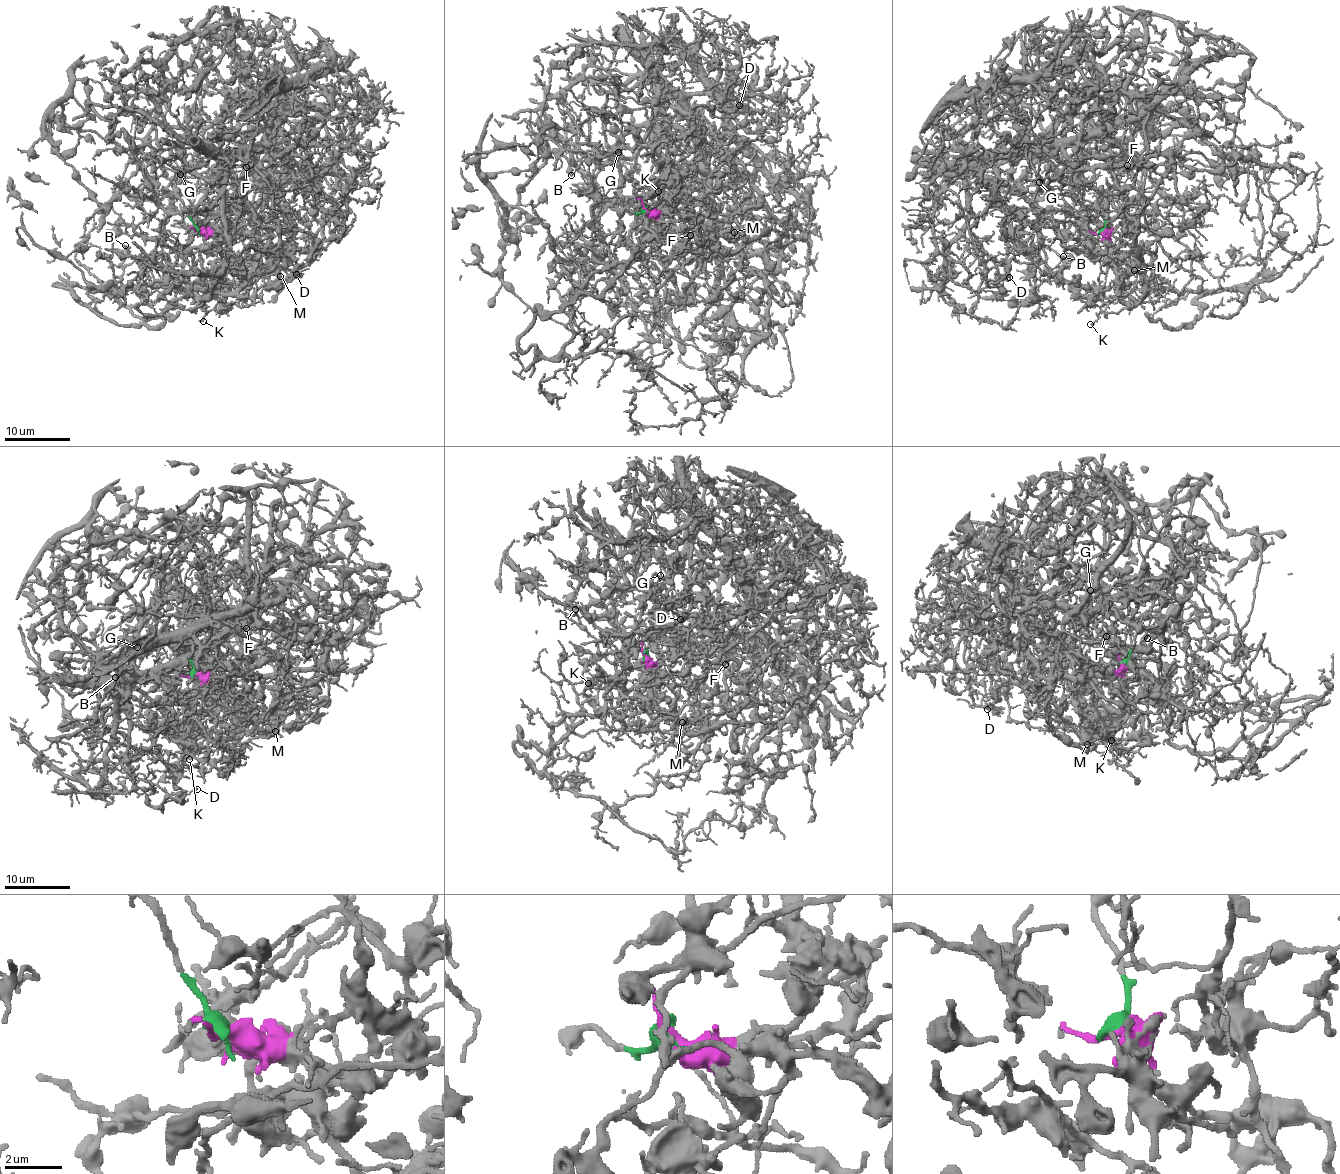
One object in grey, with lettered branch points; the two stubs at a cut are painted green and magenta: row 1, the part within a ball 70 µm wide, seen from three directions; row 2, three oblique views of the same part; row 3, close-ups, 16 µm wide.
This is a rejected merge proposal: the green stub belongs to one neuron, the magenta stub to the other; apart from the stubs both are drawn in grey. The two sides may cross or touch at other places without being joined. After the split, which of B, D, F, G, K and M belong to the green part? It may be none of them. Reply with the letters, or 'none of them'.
B, D, F, G

